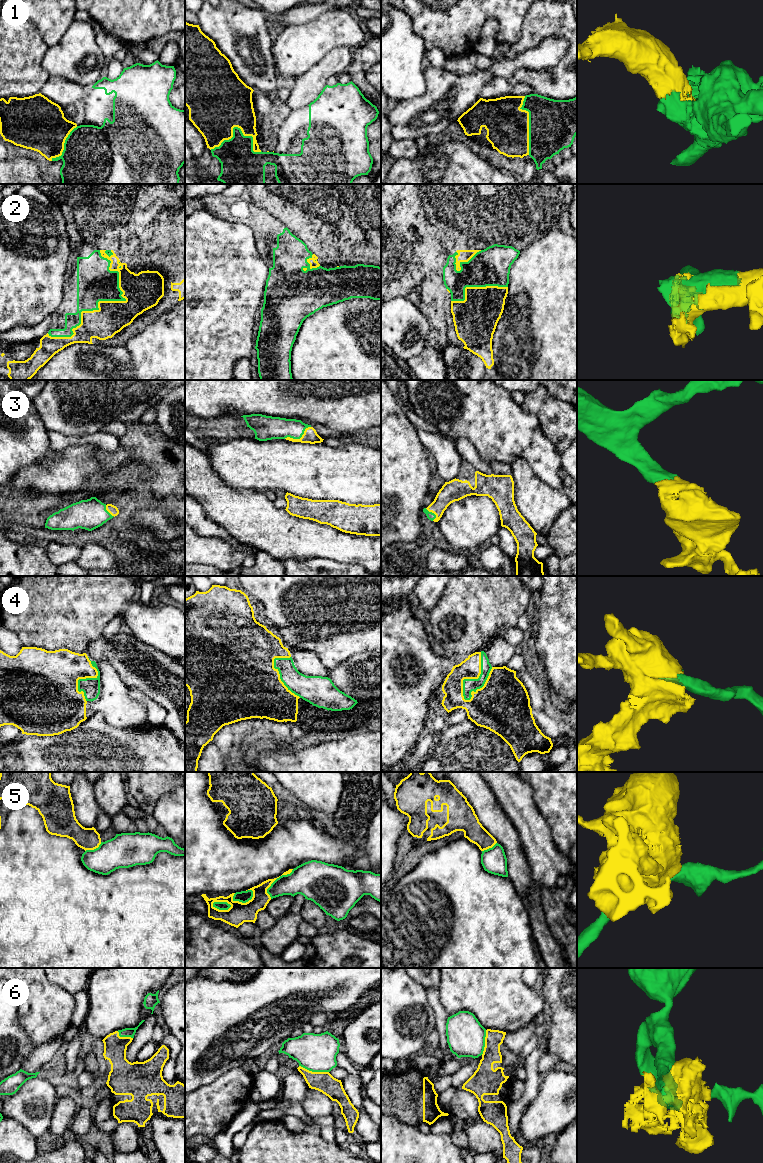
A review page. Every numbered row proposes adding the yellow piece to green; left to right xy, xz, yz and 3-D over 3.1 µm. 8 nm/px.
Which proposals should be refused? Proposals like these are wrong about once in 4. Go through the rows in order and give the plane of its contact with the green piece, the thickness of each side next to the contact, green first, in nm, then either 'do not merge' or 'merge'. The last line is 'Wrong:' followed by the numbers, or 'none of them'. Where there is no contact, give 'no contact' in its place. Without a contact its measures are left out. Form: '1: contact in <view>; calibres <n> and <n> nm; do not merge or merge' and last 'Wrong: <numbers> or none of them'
1: contact in xz; calibres 280 and 440 nm; do not merge
2: contact in xy; calibres 300 and 260 nm; merge
3: contact in xz; calibres 180 and 120 nm; merge
4: contact in yz; calibres 110 and 320 nm; merge
5: contact in xz; calibres 100 and 170 nm; do not merge
6: contact in xz; calibres 300 and 160 nm; do not merge
Wrong: 1, 5, 6

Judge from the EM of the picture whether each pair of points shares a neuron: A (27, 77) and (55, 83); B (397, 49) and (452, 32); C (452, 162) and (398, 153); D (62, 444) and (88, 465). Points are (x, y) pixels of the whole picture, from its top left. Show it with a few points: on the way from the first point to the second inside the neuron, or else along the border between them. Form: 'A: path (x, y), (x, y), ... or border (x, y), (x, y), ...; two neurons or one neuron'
A: border (49, 77), (39, 92); two neurons
B: border (412, 20), (412, 30), (423, 39), (426, 50); two neurons
C: border (419, 150), (411, 158), (397, 158), (395, 160); two neurons
D: border (90, 444), (73, 444), (57, 452); two neurons

